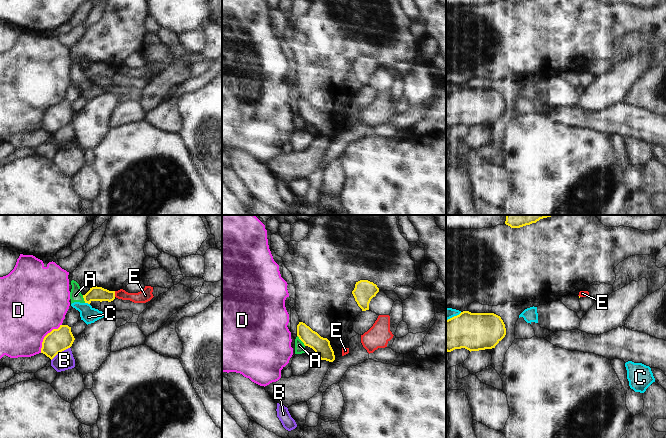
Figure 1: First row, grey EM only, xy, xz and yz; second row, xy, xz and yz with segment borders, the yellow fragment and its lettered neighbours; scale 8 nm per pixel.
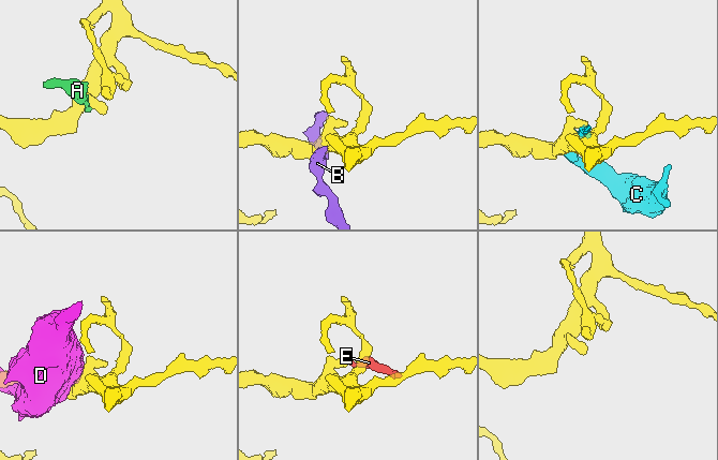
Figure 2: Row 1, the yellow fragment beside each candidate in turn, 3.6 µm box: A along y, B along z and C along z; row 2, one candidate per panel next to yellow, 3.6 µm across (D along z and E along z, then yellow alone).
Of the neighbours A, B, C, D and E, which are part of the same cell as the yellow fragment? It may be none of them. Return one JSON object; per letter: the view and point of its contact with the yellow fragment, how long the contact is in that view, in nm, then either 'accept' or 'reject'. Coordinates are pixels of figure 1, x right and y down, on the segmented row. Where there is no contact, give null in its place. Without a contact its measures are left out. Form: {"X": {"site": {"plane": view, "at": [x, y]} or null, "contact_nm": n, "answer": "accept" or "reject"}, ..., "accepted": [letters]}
{"A": {"site": {"plane": "xz", "at": [300, 339]}, "contact_nm": 110, "answer": "reject"}, "B": {"site": {"plane": "xy", "at": [60, 351]}, "contact_nm": 190, "answer": "reject"}, "C": {"site": {"plane": "xy", "at": [87, 302]}, "contact_nm": 40, "answer": "reject"}, "D": {"site": {"plane": "xy", "at": [45, 336]}, "contact_nm": 280, "answer": "reject"}, "E": {"site": {"plane": "xy", "at": [114, 294]}, "contact_nm": 50, "answer": "reject"}, "accepted": []}

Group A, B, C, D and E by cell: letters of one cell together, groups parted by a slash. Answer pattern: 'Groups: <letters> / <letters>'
Groups: A C / B / D / E

